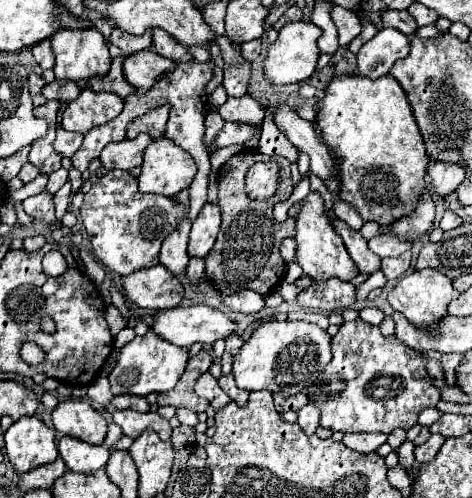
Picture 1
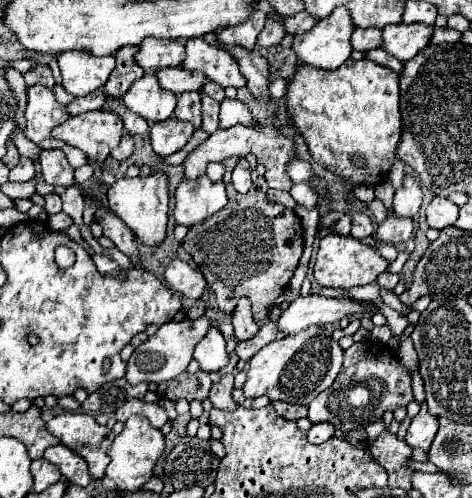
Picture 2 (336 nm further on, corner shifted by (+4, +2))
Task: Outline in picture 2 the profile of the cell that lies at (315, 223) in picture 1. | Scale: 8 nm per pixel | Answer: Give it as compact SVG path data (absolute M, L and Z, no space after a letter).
M327 234L319 242L315 266L313 266L313 276L321 286L329 288L353 288L359 284L371 284L375 278L387 270L387 260L371 246L351 238L351 236L337 236L337 234Z

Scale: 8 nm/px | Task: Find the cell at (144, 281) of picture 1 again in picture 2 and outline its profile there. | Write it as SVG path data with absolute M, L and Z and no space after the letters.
M173 260L165 270L165 280L173 292L179 292L185 298L197 300L205 290L205 278L199 270L191 268L183 260Z

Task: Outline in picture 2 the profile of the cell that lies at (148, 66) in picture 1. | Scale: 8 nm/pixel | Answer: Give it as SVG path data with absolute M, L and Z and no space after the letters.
M181 66L175 68L159 68L155 72L159 86L165 90L171 90L175 94L183 94L189 90L199 90L203 86L203 82L207 82L207 78L199 72L189 72Z

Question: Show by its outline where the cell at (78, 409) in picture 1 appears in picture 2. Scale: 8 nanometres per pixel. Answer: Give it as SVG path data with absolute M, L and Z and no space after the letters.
M63 412L47 422L47 430L87 460L93 478L105 476L109 464L107 448L115 438L113 430L97 424L95 418L85 412Z

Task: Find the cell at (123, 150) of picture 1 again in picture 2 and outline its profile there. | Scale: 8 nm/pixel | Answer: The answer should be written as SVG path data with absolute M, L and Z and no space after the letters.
M167 118L151 128L151 146L157 156L169 156L181 150L193 134L193 124Z

